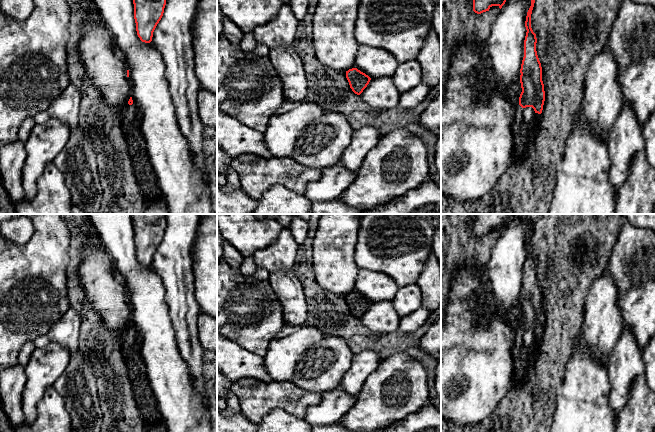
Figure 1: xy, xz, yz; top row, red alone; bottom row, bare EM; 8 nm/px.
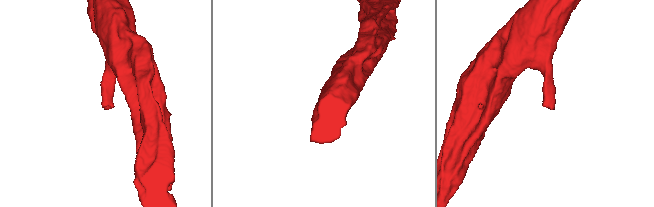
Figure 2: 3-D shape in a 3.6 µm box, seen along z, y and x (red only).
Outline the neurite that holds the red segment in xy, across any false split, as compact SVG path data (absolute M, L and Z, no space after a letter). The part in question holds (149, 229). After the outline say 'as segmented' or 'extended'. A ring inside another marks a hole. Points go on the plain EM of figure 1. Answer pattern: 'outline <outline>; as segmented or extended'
outline M131 214L137 259L150 267L166 229L166 214Z; as segmented

